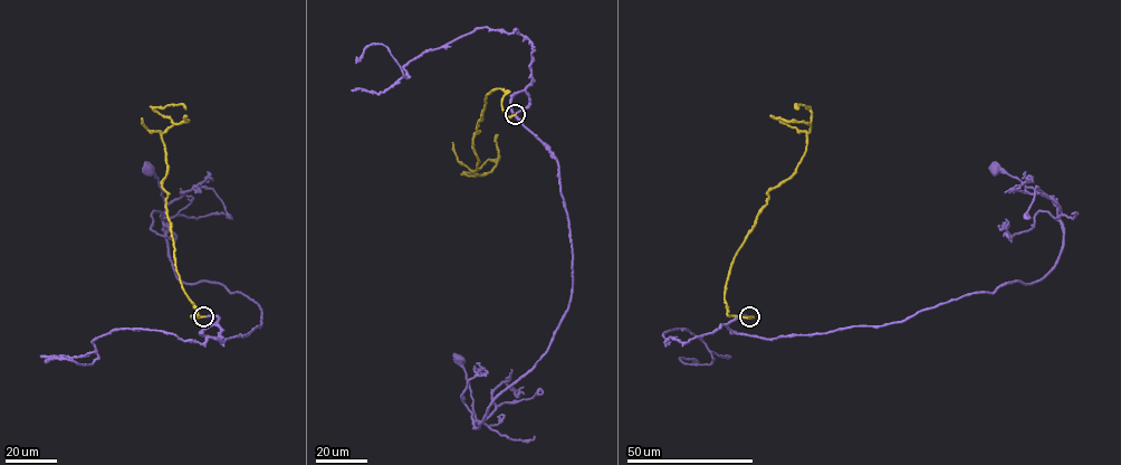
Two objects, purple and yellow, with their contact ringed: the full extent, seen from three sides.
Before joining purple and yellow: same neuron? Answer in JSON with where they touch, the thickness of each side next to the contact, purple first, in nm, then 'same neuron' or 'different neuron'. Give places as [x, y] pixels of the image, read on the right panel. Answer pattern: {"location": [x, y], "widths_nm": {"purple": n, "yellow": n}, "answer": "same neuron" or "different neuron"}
{"location": [749, 316], "widths_nm": {"purple": 220, "yellow": 240}, "answer": "same neuron"}

